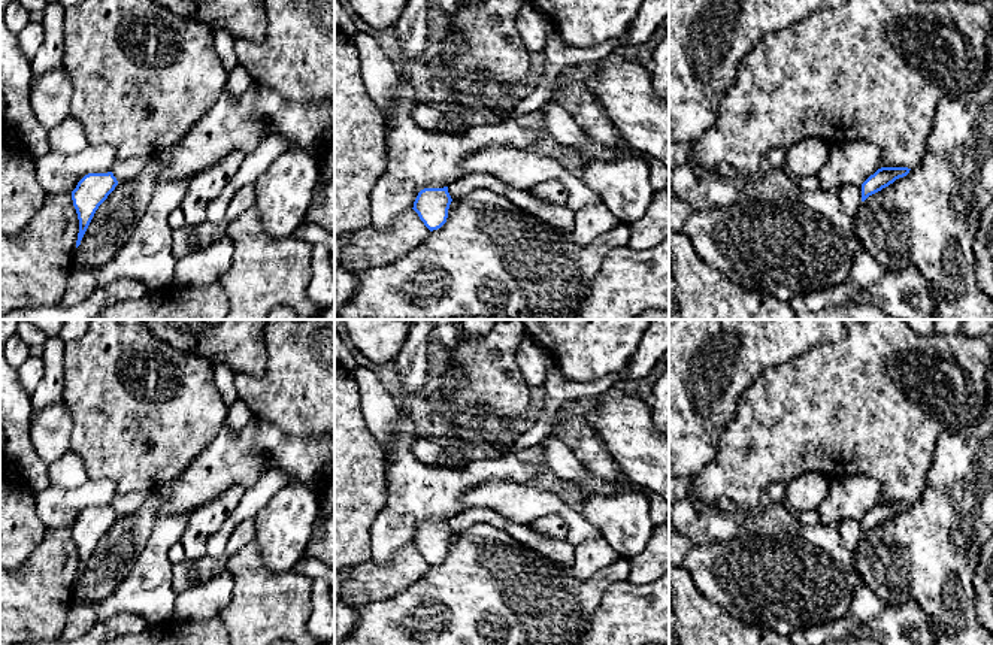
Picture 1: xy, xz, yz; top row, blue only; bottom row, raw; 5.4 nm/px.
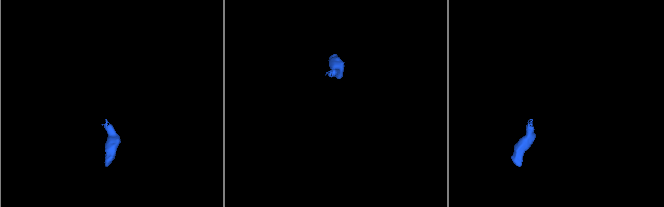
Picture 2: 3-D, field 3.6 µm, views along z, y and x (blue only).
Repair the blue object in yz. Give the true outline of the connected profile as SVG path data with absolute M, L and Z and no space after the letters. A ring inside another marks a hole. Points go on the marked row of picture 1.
M881 167L862 184L862 202L909 173L908 167Z

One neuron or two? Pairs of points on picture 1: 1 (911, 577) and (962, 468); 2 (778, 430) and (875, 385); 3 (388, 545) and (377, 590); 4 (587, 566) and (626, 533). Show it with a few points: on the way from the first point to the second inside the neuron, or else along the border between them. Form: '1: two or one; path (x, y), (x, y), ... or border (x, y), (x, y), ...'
1: one; path (929, 550), (957, 514), (960, 494)
2: one; path (802, 415), (851, 406)
3: two; border (415, 547), (403, 545), (388, 562), (371, 560)
4: two; border (575, 547), (587, 539), (602, 538), (627, 559)

